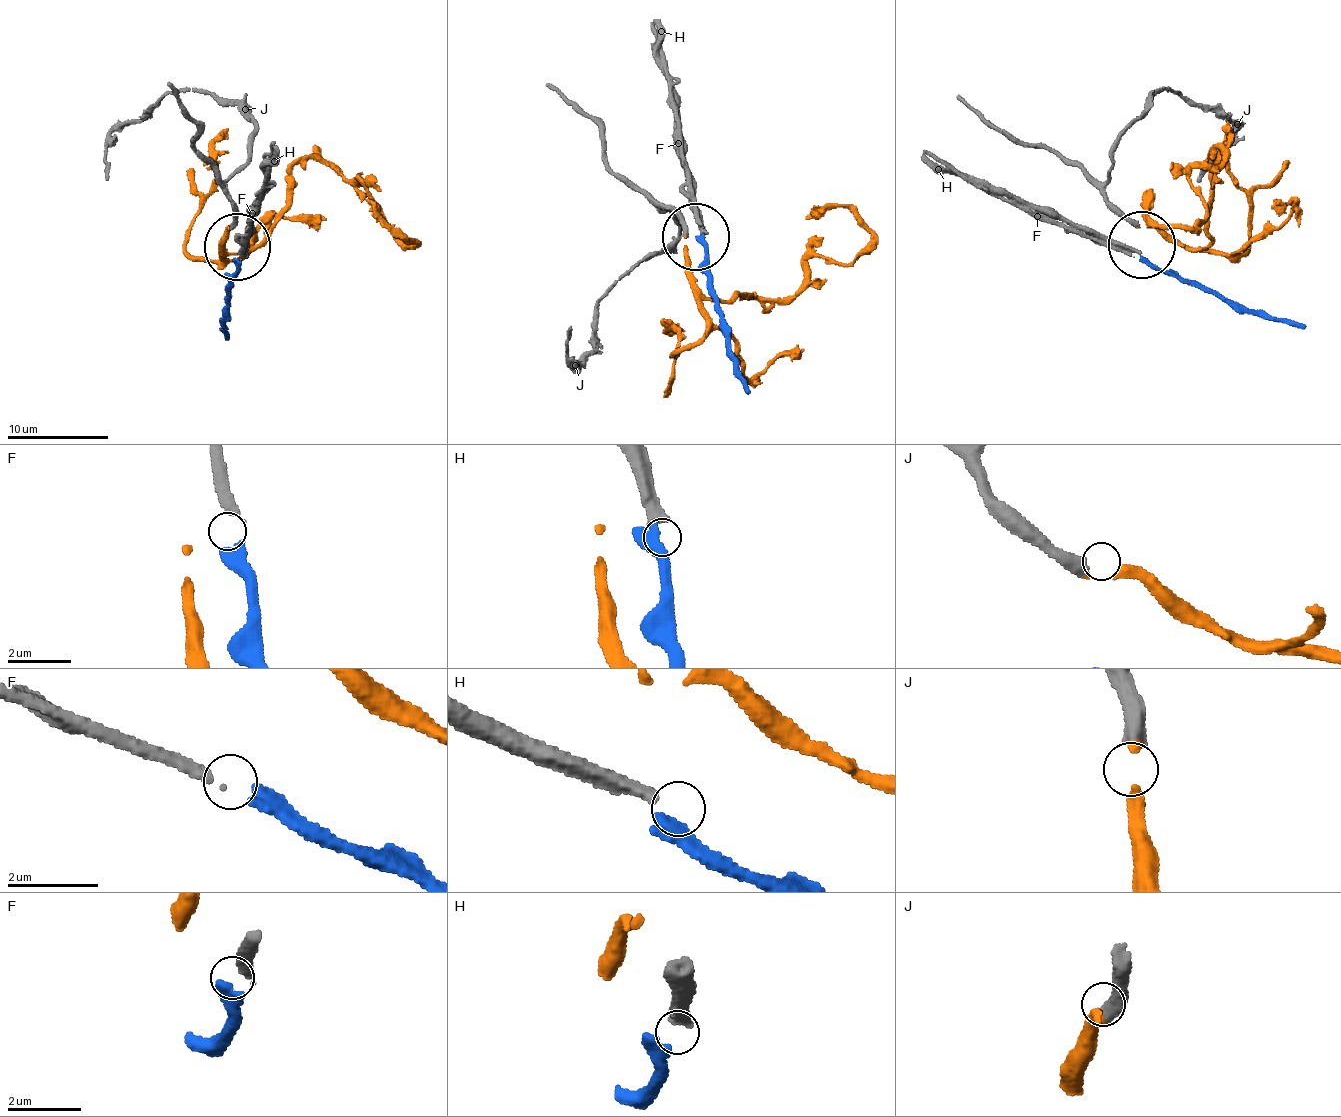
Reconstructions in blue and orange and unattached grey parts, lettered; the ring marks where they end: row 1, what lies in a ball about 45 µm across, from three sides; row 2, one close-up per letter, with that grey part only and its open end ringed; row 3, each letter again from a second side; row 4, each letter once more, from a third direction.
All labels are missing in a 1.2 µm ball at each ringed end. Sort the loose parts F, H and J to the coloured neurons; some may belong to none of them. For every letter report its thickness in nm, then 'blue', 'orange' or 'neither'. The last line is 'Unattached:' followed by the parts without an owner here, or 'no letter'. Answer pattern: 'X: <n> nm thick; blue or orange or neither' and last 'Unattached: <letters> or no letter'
F: 240 nm thick; blue
H: 360 nm thick; neither
J: 420 nm thick; orange
Unattached: H

